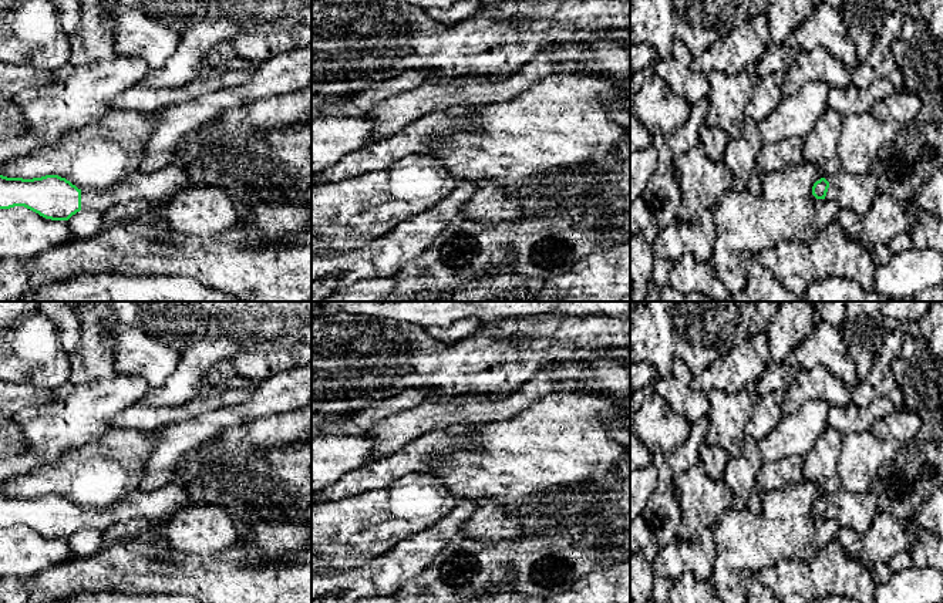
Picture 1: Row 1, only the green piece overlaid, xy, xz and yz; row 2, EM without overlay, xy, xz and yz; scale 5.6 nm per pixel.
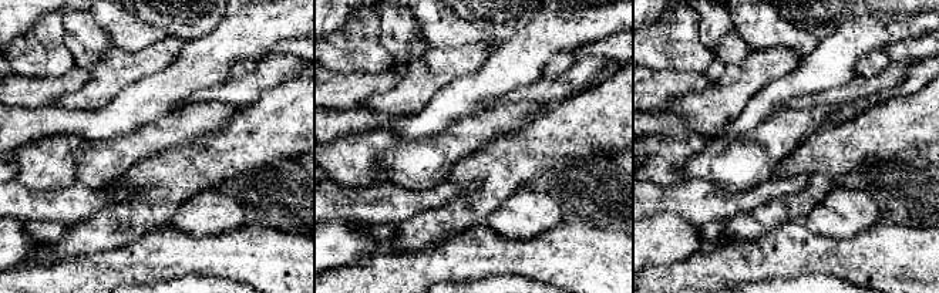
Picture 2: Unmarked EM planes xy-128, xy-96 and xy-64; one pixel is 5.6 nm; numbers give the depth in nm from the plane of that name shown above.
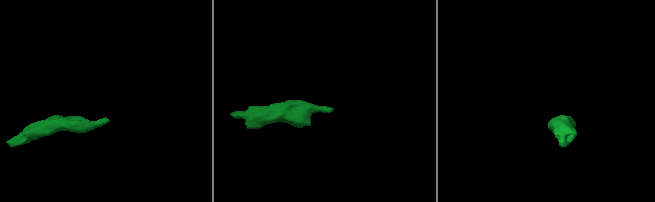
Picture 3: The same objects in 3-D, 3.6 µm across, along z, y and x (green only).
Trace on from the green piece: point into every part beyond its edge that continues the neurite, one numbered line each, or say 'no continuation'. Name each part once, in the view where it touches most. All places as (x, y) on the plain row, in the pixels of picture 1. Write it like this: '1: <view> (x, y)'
1: yz (856, 511)

